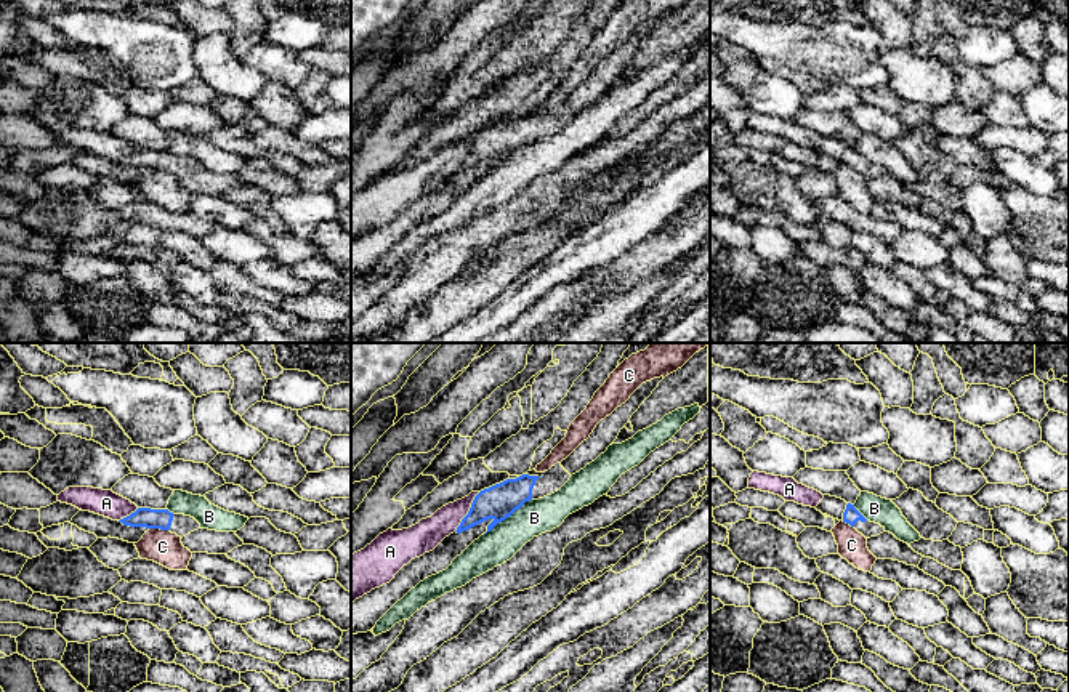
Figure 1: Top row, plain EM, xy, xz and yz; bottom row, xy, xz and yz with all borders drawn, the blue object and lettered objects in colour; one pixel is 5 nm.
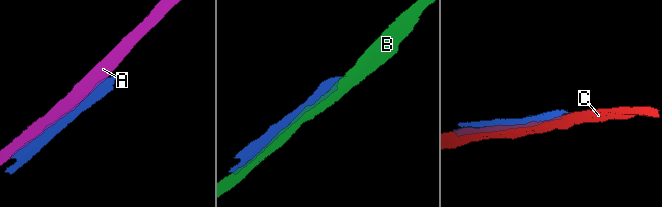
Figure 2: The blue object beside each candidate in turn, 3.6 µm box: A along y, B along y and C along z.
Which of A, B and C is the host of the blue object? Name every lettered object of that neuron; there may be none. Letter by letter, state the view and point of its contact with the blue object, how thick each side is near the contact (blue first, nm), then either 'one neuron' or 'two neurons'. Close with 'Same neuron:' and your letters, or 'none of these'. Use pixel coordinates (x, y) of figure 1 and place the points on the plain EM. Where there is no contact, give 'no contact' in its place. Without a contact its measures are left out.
A: xz (468, 152) | 180/150 nm | two neurons
B: xz (508, 157) | 180/180 nm | two neurons
C: xy (159, 168) | 100/170 nm | two neurons
Same neuron: none of these

